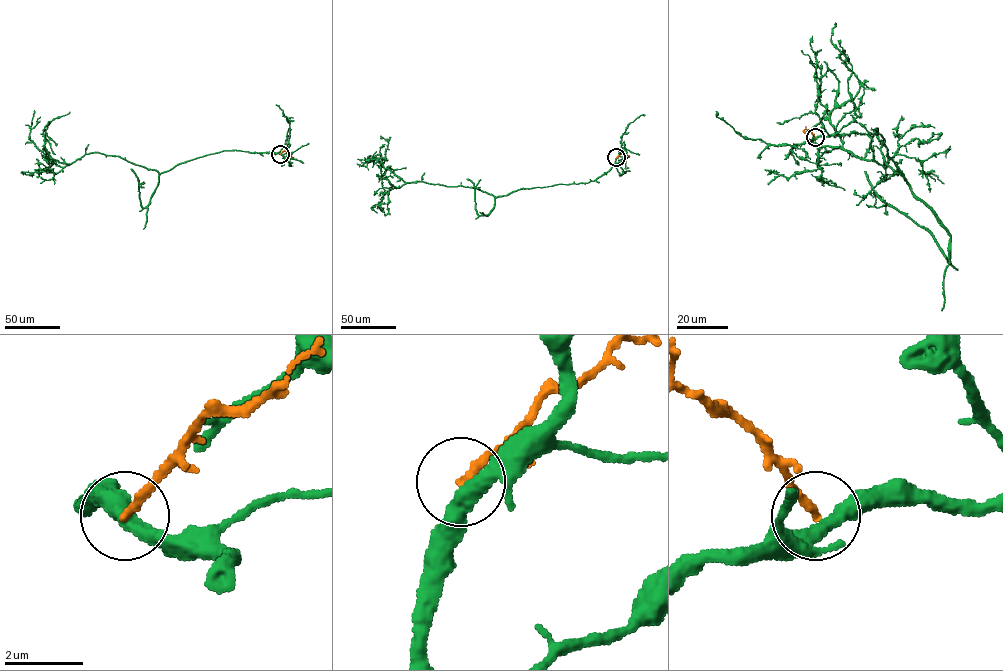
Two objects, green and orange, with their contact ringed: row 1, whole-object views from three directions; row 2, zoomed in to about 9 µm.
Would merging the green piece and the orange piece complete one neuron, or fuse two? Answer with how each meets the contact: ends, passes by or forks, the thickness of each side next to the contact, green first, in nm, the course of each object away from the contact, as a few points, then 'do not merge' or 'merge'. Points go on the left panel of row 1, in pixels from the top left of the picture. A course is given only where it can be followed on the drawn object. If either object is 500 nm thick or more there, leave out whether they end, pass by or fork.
green passes by; orange ends; calibres 400 and 220 nm; course green (280, 154), (222, 151), (160, 173), (97, 152), (62, 163), (46, 158), (30, 140), (34, 110); course orange (280, 154), (285, 150), (293, 157); do not merge

